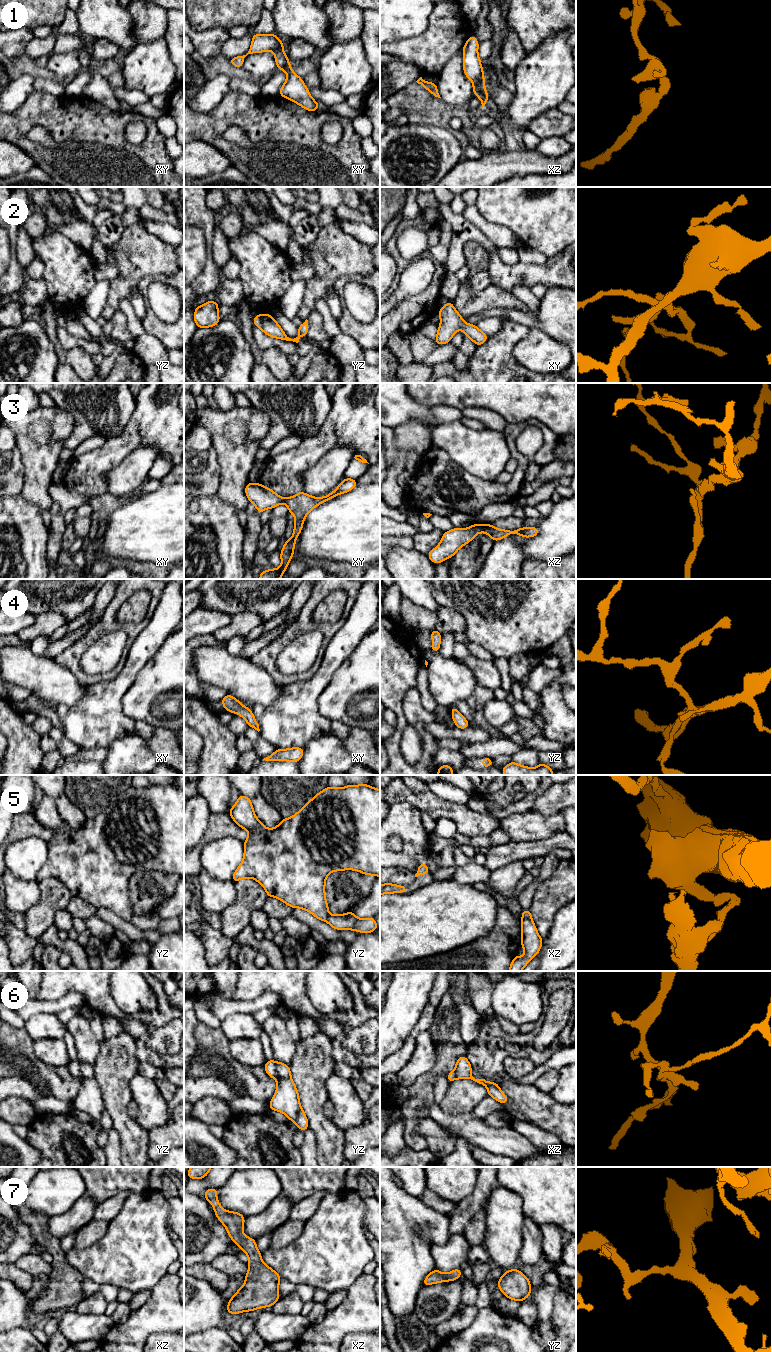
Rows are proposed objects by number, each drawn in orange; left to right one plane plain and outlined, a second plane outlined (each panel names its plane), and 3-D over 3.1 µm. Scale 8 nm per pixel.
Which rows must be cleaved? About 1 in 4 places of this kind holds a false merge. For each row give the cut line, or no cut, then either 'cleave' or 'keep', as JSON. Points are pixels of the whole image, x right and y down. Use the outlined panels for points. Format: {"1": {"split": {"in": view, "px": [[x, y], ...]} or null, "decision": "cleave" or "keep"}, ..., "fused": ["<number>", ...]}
{"1": {"split": null, "decision": "keep"}, "2": {"split": null, "decision": "keep"}, "3": {"split": null, "decision": "keep"}, "4": {"split": null, "decision": "keep"}, "5": {"split": {"in": "xz", "px": [[522, 917], [531, 920]]}, "decision": "cleave"}, "6": {"split": null, "decision": "keep"}, "7": {"split": null, "decision": "keep"}, "fused": ["5"]}

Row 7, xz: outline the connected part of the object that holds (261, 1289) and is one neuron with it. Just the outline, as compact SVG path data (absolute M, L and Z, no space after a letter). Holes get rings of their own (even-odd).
M217 1188L205 1191L204 1198L211 1202L218 1220L226 1227L228 1236L249 1257L249 1271L245 1284L228 1301L227 1313L238 1314L259 1308L273 1306L279 1301L279 1281L281 1276L262 1262L256 1247L256 1240L242 1233L245 1217L238 1212L224 1210L217 1199Z

